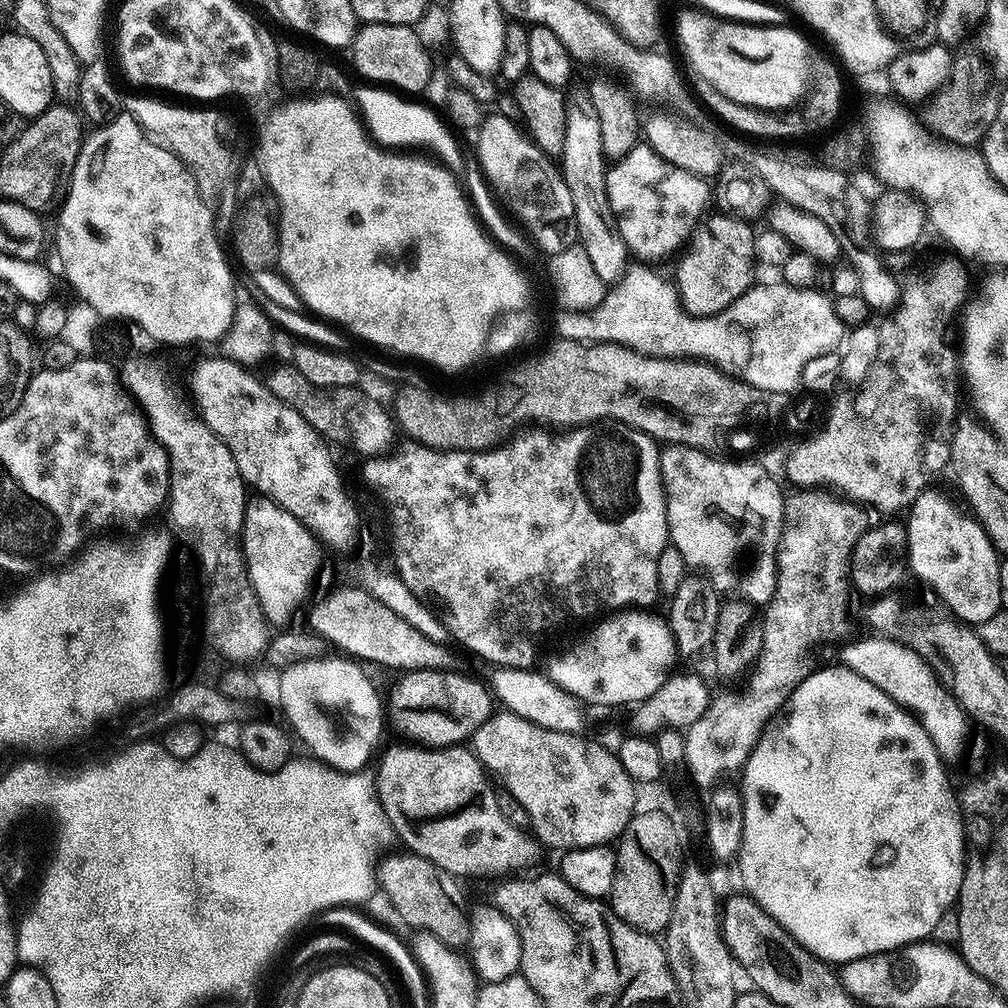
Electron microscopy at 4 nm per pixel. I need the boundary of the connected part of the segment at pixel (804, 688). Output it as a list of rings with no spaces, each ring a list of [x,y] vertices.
[[[841,666],[820,668],[817,672],[809,671],[801,683],[791,690],[783,716],[784,721],[781,724],[772,722],[767,725],[742,769],[742,776],[744,776],[744,788],[742,787],[742,795],[744,797],[744,829],[742,830],[742,846],[740,847],[738,865],[740,864],[740,876],[744,879],[743,891],[751,896],[758,906],[762,906],[762,910],[766,910],[766,914],[770,914],[770,918],[777,920],[805,950],[812,952],[819,960],[823,960],[833,966],[843,966],[850,963],[851,960],[860,960],[864,956],[877,956],[880,952],[894,952],[907,948],[909,944],[927,941],[935,933],[938,922],[942,922],[944,915],[950,911],[960,898],[960,887],[964,877],[964,858],[966,855],[964,822],[960,814],[958,792],[955,787],[952,789],[952,784],[948,781],[948,772],[944,769],[947,768],[945,761],[940,759],[939,752],[935,748],[934,742],[931,741],[930,734],[923,729],[923,726],[920,725],[912,712],[902,705],[896,704],[886,693],[877,686],[874,686],[873,683],[866,681],[861,675],[854,674],[853,670]]]

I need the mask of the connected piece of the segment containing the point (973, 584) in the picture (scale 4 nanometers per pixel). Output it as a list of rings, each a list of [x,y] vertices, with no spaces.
[[[925,490],[907,509],[907,567],[945,604],[955,619],[969,626],[983,626],[1002,610],[998,587],[1001,553],[971,511],[955,504],[944,492]]]

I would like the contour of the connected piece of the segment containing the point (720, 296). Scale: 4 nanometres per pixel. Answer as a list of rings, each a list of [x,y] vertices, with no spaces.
[[[705,215],[693,228],[691,235],[679,253],[679,256],[681,255],[680,261],[676,264],[676,276],[674,275],[676,294],[684,311],[689,312],[692,316],[718,314],[723,308],[733,304],[754,283],[754,277],[752,277],[752,264],[754,265],[752,237],[754,228],[748,225],[751,223],[745,222],[735,215],[725,215]]]

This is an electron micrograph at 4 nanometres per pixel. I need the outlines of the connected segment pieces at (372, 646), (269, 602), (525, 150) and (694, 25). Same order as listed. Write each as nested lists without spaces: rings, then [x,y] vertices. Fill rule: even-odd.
[[[347,586],[348,588],[336,588],[329,596],[324,596],[308,612],[307,627],[320,639],[329,644],[332,643],[333,649],[339,650],[343,655],[349,658],[355,658],[360,662],[367,662],[369,665],[381,664],[384,668],[397,668],[397,673],[421,672],[422,670],[441,670],[447,669],[448,648],[443,644],[438,644],[426,638],[425,634],[420,634],[418,630],[410,626],[405,619],[400,618],[398,614],[389,607],[372,598],[366,590],[357,586]]]
[[[256,494],[253,497],[244,506],[244,561],[262,610],[269,619],[275,620],[307,598],[316,580],[316,571],[320,568],[321,545],[311,529],[298,522],[294,514],[282,510],[282,506],[275,504],[268,496]]]
[[[499,114],[491,115],[485,115],[479,128],[474,132],[474,137],[476,137],[475,163],[482,171],[492,192],[498,197],[499,203],[509,213],[512,211],[524,223],[523,231],[530,237],[531,243],[536,243],[545,252],[545,257],[556,256],[560,251],[577,243],[574,203],[570,189],[563,180],[561,169],[522,131],[517,121]]]
[[[685,8],[685,12],[676,20],[676,36],[684,47],[685,58],[692,63],[691,71],[706,78],[714,90],[722,90],[722,94],[726,94],[726,98],[734,98],[734,102],[774,113],[795,109],[809,95],[814,60],[808,57],[808,44],[802,33],[795,32],[792,26],[741,24],[734,20],[721,20],[699,8]]]

